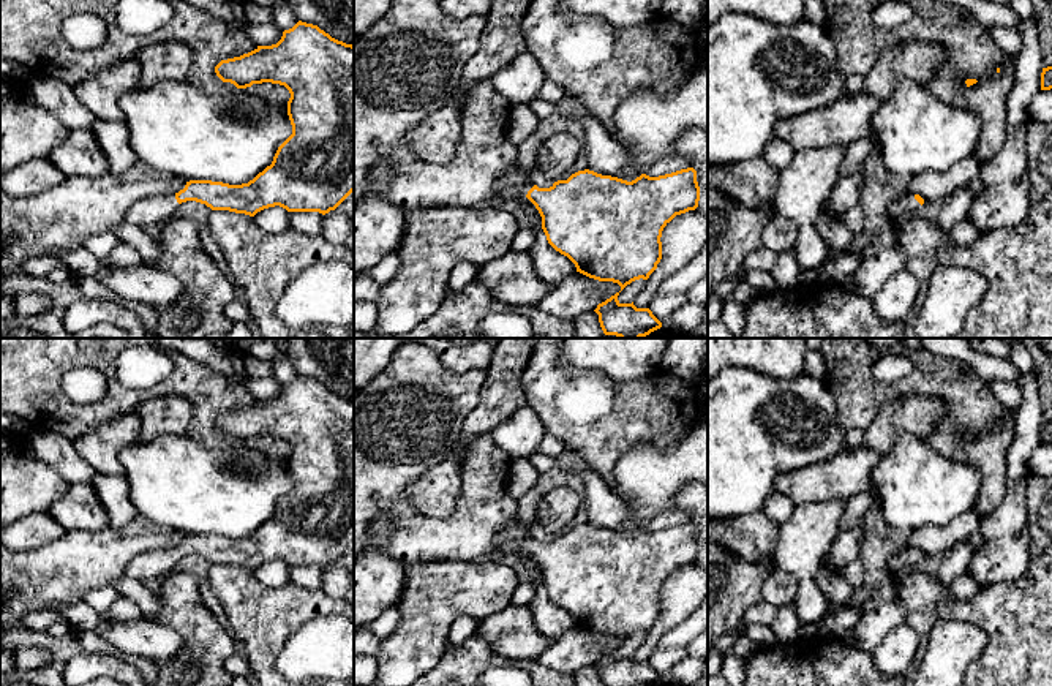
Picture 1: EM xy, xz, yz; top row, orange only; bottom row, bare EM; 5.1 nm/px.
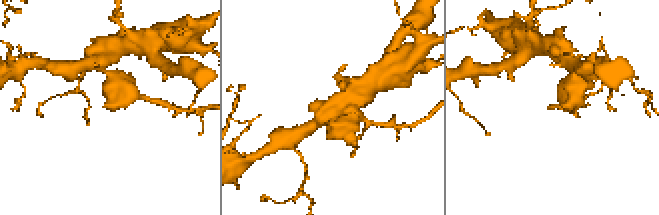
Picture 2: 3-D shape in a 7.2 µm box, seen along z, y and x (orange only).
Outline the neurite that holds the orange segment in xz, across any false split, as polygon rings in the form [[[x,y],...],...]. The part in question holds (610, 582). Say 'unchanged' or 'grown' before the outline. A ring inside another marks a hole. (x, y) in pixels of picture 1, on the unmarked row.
grown; [[[518,517],[498,536],[498,547],[488,555],[517,555],[528,552],[542,571],[542,583],[548,597],[567,610],[577,626],[599,634],[613,635],[621,645],[635,634],[648,634],[662,613],[662,585],[681,567],[695,564],[700,541],[693,522],[649,531],[641,528],[632,536],[602,530],[584,523],[567,534],[558,534],[550,542],[539,542],[532,526],[524,526]]]

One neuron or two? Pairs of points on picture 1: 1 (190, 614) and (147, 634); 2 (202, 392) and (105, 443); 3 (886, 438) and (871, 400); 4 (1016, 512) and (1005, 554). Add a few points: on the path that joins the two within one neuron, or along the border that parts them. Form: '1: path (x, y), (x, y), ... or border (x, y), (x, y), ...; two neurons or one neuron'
1: border (150, 620), (182, 639), (182, 648), (166, 663); two neurons
2: border (135, 411), (108, 419), (98, 427); two neurons
3: border (910, 395), (888, 400), (864, 430); two neurons
4: path (1008, 522), (1006, 544); one neuron

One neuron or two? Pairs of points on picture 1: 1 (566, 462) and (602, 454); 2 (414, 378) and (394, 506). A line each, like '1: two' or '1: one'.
1: two
2: one

